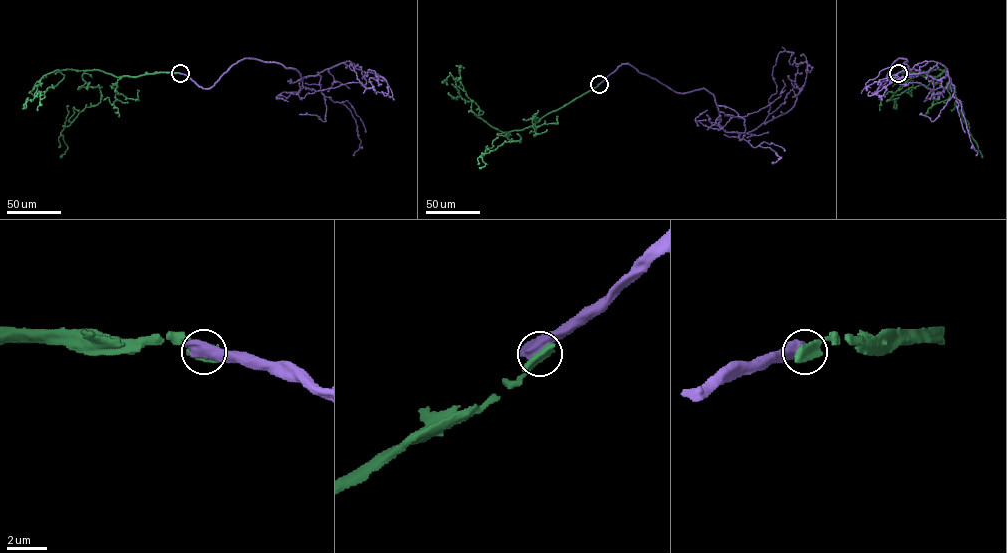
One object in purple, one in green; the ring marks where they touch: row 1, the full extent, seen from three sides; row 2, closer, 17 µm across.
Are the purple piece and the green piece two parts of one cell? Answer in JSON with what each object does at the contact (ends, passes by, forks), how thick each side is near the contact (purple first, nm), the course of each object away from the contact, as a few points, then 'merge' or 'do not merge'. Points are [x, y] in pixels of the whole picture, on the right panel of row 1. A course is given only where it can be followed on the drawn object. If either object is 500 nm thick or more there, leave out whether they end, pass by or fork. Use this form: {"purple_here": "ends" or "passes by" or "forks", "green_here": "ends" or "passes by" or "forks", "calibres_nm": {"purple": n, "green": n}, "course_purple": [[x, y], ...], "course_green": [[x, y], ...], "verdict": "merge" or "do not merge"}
{"calibres_nm": {"purple": 750, "green": 600}, "course_purple": [[898, 73], [878, 88], [898, 58], [937, 80], [947, 69], [903, 64], [865, 87], [878, 81]], "course_green": [[898, 73], [937, 77], [946, 70], [955, 87], [955, 107], [969, 127], [982, 158]], "verdict": "do not merge"}

